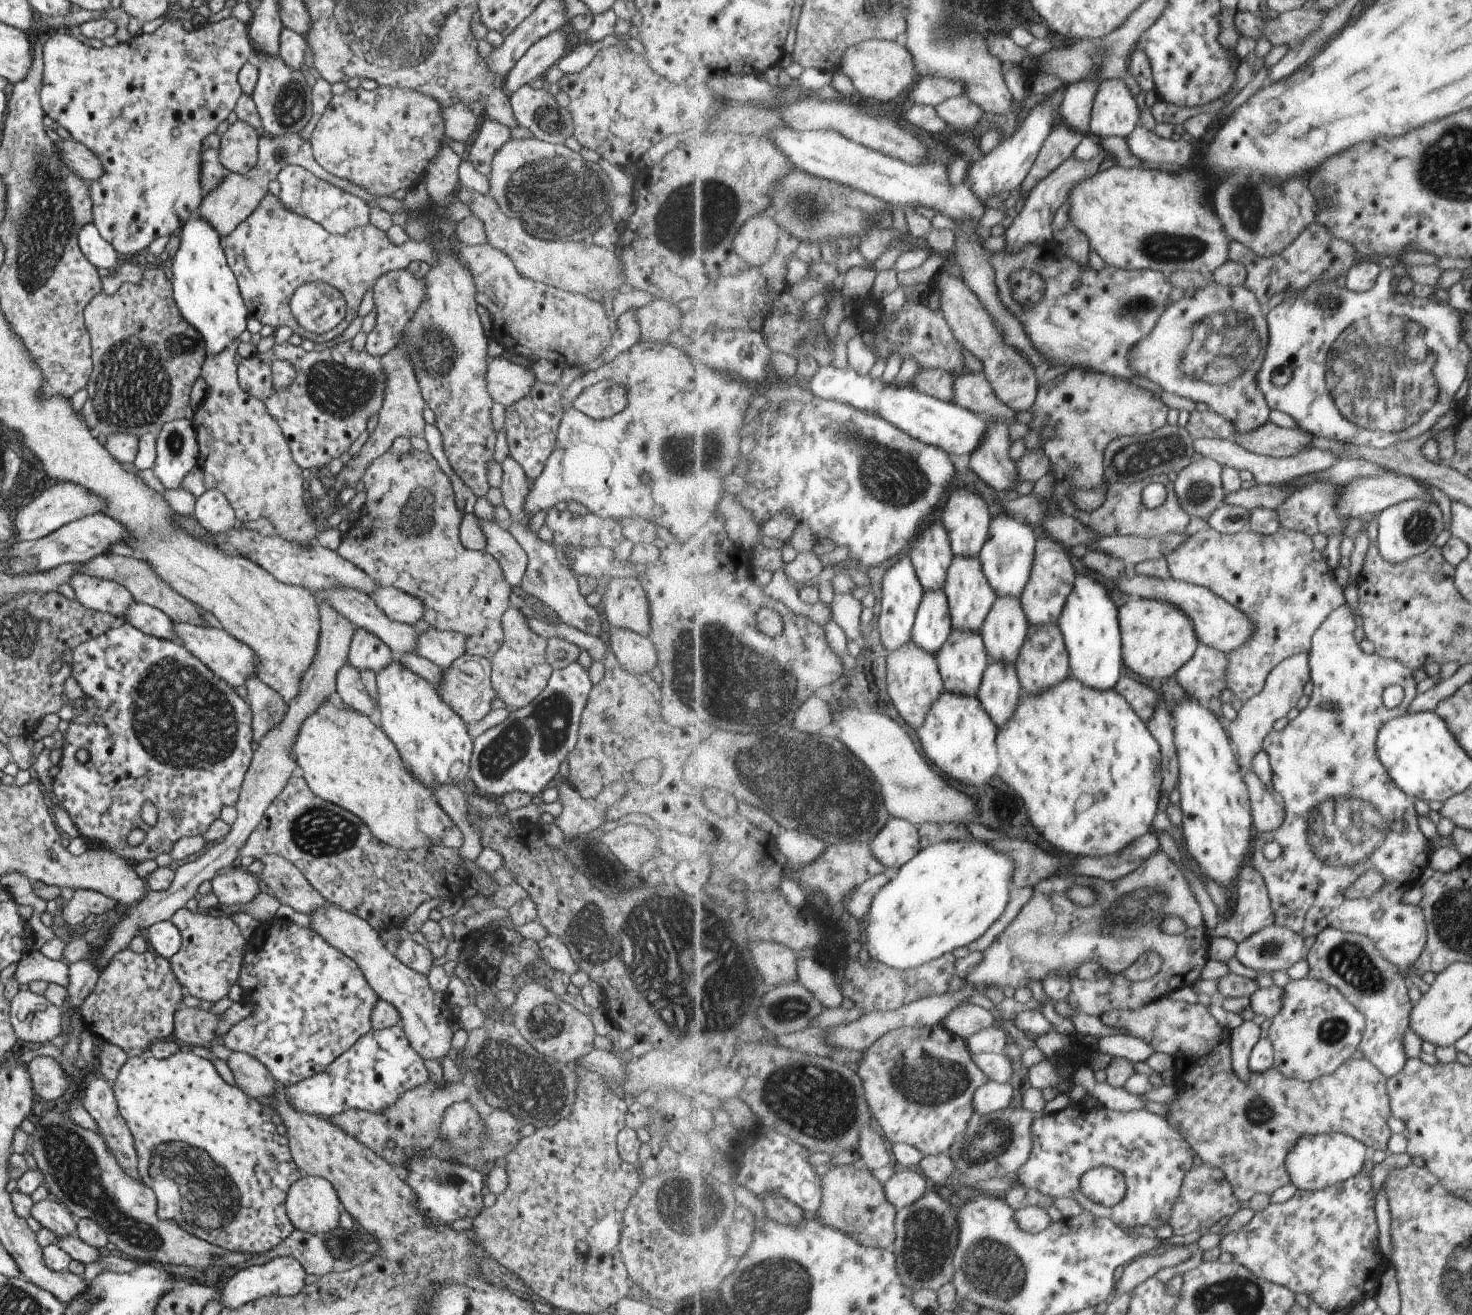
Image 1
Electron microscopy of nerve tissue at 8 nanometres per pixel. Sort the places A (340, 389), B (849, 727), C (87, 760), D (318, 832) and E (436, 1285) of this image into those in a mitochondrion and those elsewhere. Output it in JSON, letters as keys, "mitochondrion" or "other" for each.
{"A":"mitochondrion","B":"mitochondrion","C":"other","D":"mitochondrion","E":"other"}

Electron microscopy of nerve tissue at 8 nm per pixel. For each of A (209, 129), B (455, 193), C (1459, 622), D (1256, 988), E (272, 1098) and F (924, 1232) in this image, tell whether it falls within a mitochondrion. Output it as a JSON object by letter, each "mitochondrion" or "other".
{"A":"other","B":"other","C":"mitochondrion","D":"other","E":"other","F":"mitochondrion"}

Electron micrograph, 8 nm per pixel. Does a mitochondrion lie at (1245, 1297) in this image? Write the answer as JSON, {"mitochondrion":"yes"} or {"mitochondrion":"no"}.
{"mitochondrion":"yes"}

